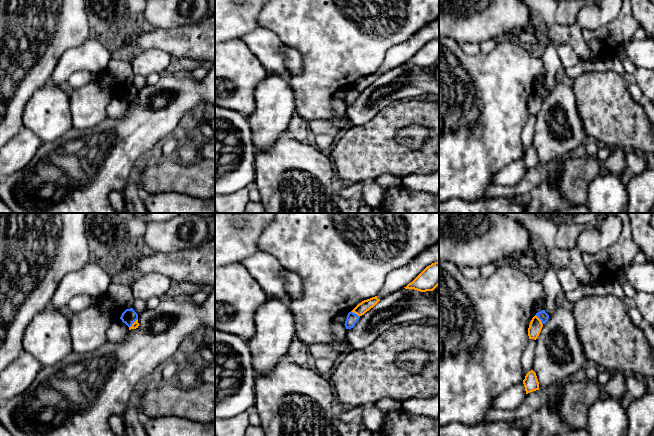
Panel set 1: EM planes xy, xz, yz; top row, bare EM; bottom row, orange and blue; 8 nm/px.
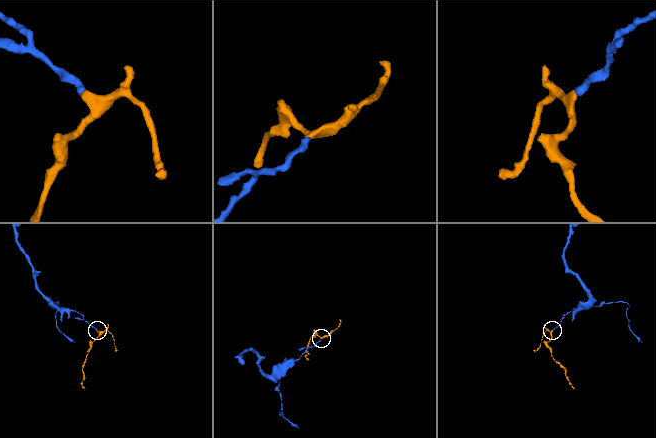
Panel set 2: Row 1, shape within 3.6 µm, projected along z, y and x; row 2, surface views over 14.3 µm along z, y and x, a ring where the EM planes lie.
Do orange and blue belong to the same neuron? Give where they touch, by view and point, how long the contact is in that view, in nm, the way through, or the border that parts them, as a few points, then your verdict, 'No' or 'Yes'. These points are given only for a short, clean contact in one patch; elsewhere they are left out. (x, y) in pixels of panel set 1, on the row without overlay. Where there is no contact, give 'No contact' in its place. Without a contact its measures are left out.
Touches orange at yz (540, 96). Shared border 100 nm. Boundary: yz (535, 91), (542, 100). No

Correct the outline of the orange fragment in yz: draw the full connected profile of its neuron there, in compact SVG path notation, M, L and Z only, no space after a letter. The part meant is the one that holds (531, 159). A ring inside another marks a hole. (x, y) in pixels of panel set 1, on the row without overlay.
M533 146L529 147L526 150L525 155L523 156L523 160L526 170L539 166L539 158L536 149Z

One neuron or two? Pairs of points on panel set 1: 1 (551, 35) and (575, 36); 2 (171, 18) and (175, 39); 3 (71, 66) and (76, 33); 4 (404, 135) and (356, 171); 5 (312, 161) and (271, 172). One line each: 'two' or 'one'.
1: one
2: two
3: two
4: two
5: one

